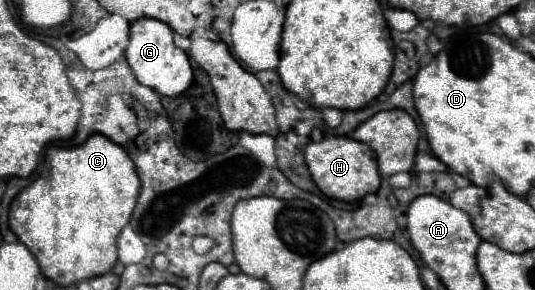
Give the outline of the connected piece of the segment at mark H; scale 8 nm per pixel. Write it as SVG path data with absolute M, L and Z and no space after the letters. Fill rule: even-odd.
M325 137L323 141L307 143L305 161L315 185L331 199L339 201L361 201L365 195L375 193L381 185L381 175L377 171L377 159L367 143L355 141L351 137Z

